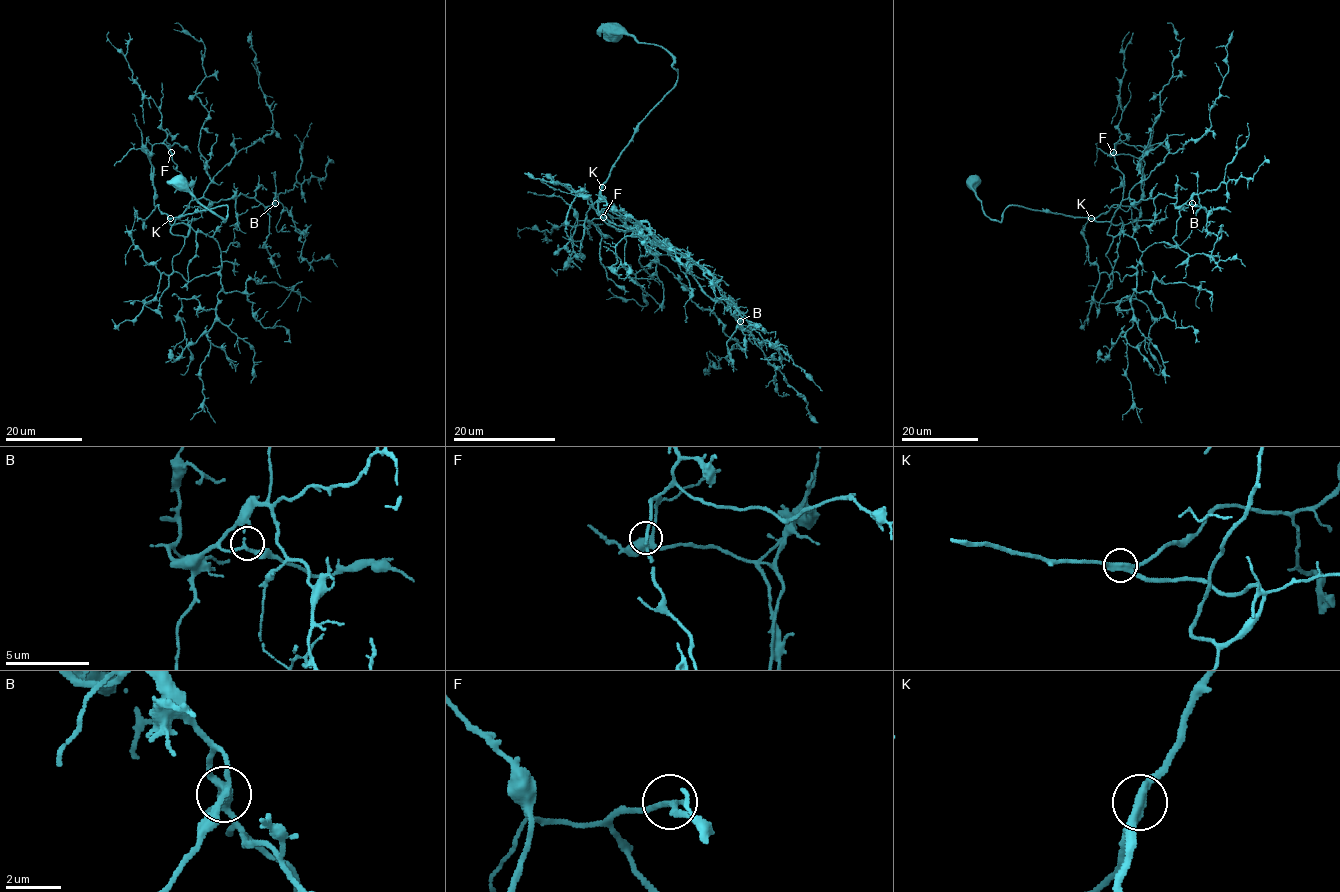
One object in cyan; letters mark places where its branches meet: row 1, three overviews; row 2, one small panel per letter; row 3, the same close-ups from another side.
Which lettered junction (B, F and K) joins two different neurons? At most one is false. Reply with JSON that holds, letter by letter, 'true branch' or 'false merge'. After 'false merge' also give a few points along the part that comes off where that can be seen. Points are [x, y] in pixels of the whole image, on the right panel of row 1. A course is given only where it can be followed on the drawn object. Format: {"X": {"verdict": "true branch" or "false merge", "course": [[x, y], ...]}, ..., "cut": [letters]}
{"B": {"verdict": "true branch"}, "F": {"verdict": "true branch"}, "K": {"verdict": "false merge", "course": [[1091, 218], [1104, 214], [1113, 205], [1131, 206], [1141, 199], [1144, 154], [1155, 122], [1151, 113]]}, "cut": ["K"]}

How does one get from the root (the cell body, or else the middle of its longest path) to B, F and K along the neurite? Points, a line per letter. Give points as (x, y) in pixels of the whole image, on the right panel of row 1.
B: (973, 184), (993, 220), (1019, 205), (1123, 223), (1110, 236), (1128, 197), (1192, 203)
F: (973, 184), (993, 220), (1012, 205), (1095, 218), (1141, 199), (1141, 162), (1116, 154), (1116, 143), (1113, 152)
K: (973, 184), (973, 191), (981, 201), (984, 213), (993, 220), (1000, 221), (1003, 212), (1012, 205), (1091, 218)

